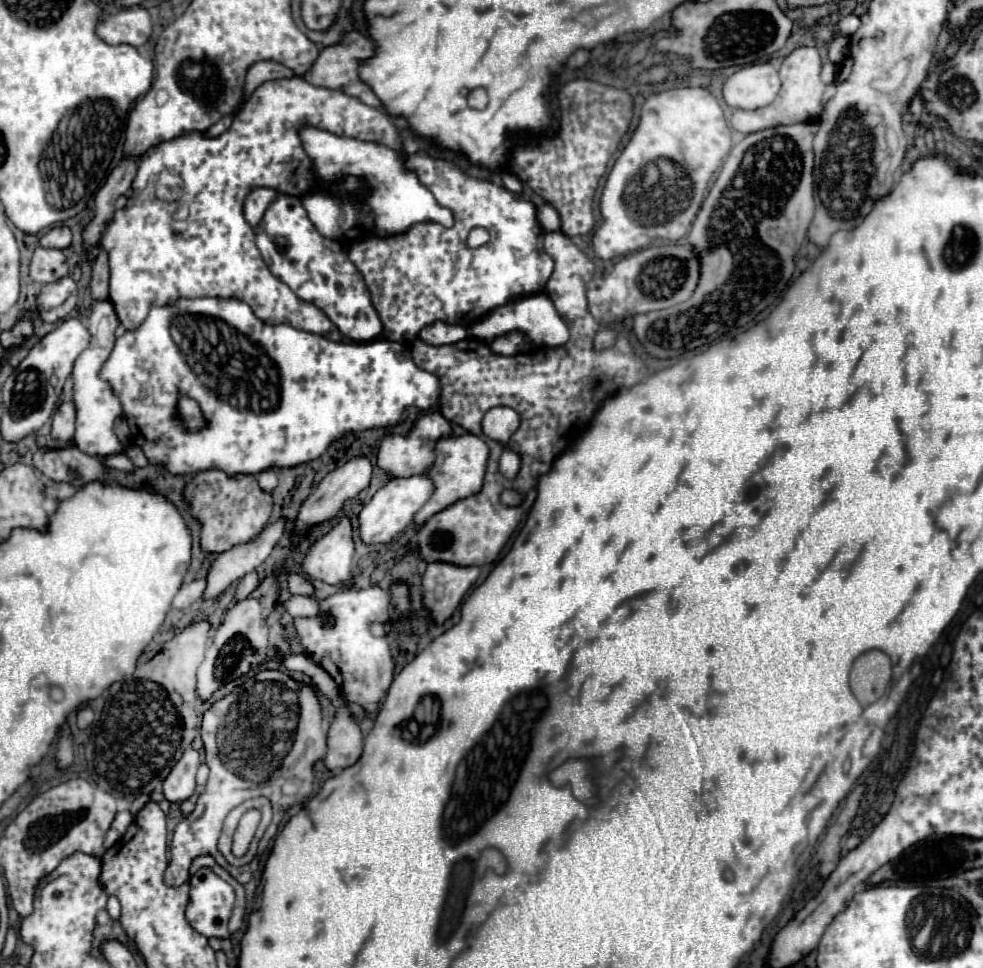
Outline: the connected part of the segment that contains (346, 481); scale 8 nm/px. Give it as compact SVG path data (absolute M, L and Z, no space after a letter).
M355 456L355 458L351 458L349 462L345 462L343 466L335 468L333 472L329 472L329 474L319 482L319 486L311 492L311 496L305 500L305 504L301 506L299 516L297 516L297 528L295 528L295 538L293 538L293 542L297 542L297 540L309 530L309 526L335 518L335 516L339 514L339 510L343 508L345 500L355 498L361 490L365 490L365 488L369 486L371 472L373 472L373 464L371 464L371 460L369 460L367 456Z

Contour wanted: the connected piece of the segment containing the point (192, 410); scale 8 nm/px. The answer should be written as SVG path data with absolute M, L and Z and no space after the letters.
M181 396L177 400L177 414L175 416L181 420L185 430L201 430L201 426L207 424L205 416L201 414L201 406L197 406L197 402L193 402L193 398Z

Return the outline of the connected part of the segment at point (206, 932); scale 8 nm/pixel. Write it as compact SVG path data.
M201 868L191 878L191 904L187 908L187 920L199 934L207 938L229 938L227 922L233 904L233 888L209 868Z

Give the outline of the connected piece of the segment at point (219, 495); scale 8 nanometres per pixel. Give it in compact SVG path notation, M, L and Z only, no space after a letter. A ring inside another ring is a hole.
M203 470L185 488L191 512L201 520L201 546L203 550L225 552L235 544L243 544L259 536L259 532L269 522L273 500L271 494L259 488L253 474L227 474L223 470Z

